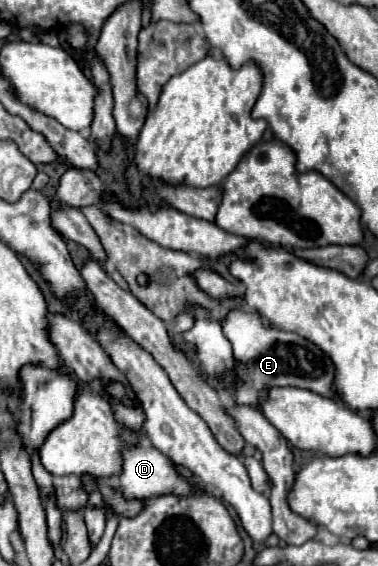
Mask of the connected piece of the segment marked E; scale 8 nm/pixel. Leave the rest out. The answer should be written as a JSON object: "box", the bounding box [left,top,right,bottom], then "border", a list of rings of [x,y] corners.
{"box":[223,310,337,406],"border":[[[231,310],[227,314],[227,320],[223,322],[223,330],[239,362],[237,376],[241,384],[229,390],[237,404],[257,406],[265,398],[265,388],[269,386],[307,388],[321,396],[337,400],[337,394],[333,392],[333,374],[335,374],[333,364],[327,358],[327,354],[321,352],[313,342],[301,338],[295,332],[265,326],[263,318],[257,312],[245,312],[245,310]]]}

